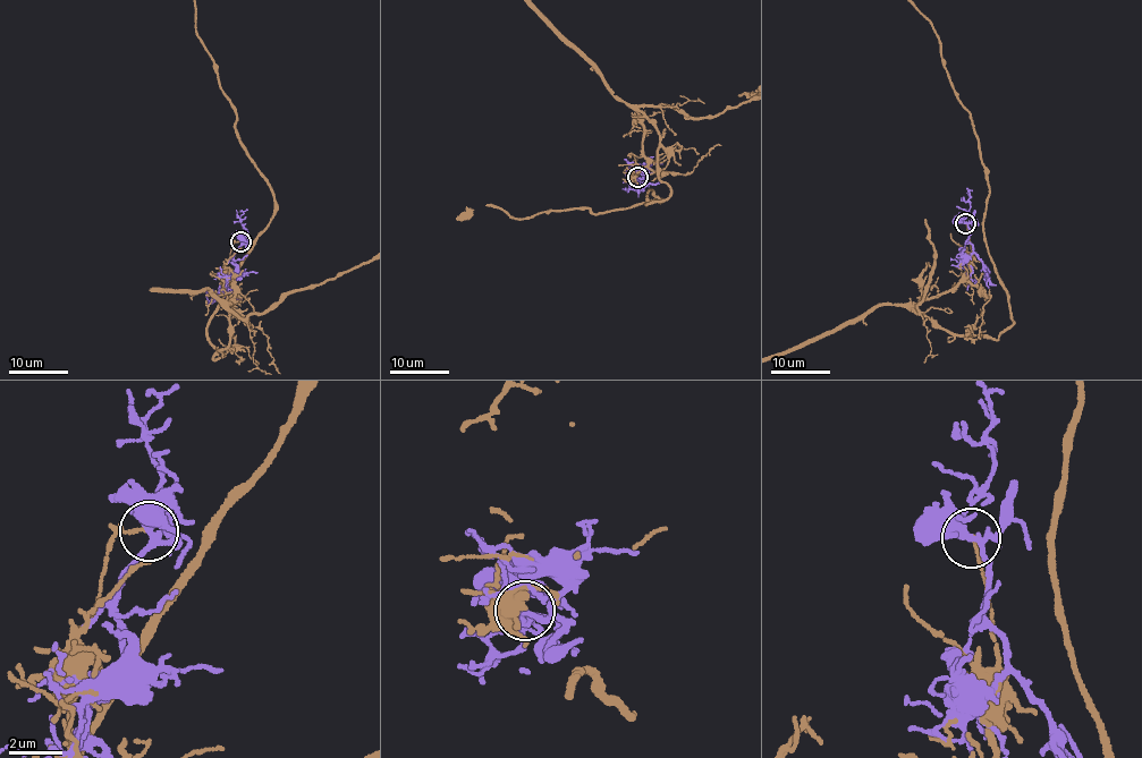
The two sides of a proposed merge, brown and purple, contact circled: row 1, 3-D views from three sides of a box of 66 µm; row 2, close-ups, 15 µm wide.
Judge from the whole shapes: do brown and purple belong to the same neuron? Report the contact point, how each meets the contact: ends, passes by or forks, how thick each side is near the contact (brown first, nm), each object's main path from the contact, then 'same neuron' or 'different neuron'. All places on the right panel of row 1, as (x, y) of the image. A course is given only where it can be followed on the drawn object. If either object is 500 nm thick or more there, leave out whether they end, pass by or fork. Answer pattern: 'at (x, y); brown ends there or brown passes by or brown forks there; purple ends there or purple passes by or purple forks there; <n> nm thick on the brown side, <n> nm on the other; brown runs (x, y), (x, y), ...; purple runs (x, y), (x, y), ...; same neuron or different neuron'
at (965, 223); brown ends there; purple forks there; 110 nm thick on the brown side, 320 nm on the other; brown runs (965, 222), (970, 277), (916, 309), (953, 334), (998, 339), (1012, 326), (983, 229), (984, 164); purple runs (965, 222), (972, 253), (965, 262), (974, 279); different neuron

